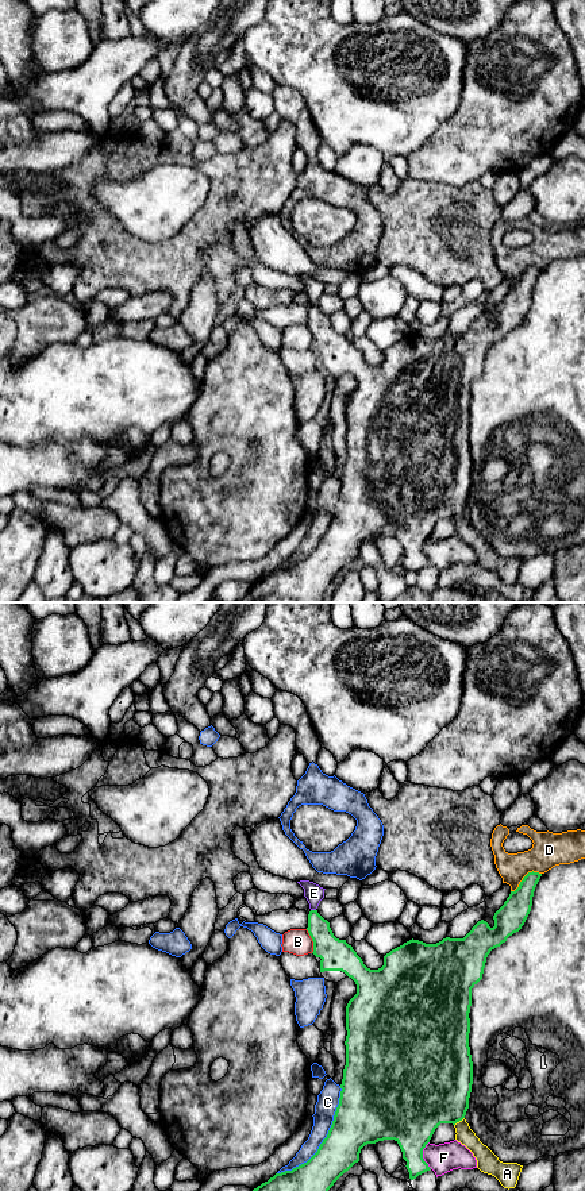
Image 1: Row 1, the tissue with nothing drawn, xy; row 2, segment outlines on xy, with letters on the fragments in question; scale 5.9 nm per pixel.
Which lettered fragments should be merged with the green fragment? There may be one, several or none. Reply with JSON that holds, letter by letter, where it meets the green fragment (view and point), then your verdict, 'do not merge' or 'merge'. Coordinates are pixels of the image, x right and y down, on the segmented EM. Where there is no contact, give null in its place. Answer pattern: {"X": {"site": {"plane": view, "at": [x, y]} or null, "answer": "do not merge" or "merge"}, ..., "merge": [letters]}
{"A": {"site": {"plane": "xy", "at": [458, 1121]}, "answer": "do not merge"}, "B": {"site": {"plane": "xy", "at": [312, 940]}, "answer": "do not merge"}, "C": {"site": {"plane": "xy", "at": [324, 1139]}, "answer": "do not merge"}, "D": {"site": {"plane": "xy", "at": [524, 877]}, "answer": "do not merge"}, "E": {"site": {"plane": "xy", "at": [314, 910]}, "answer": "do not merge"}, "F": {"site": {"plane": "xy", "at": [422, 1155]}, "answer": "do not merge"}, "merge": []}

